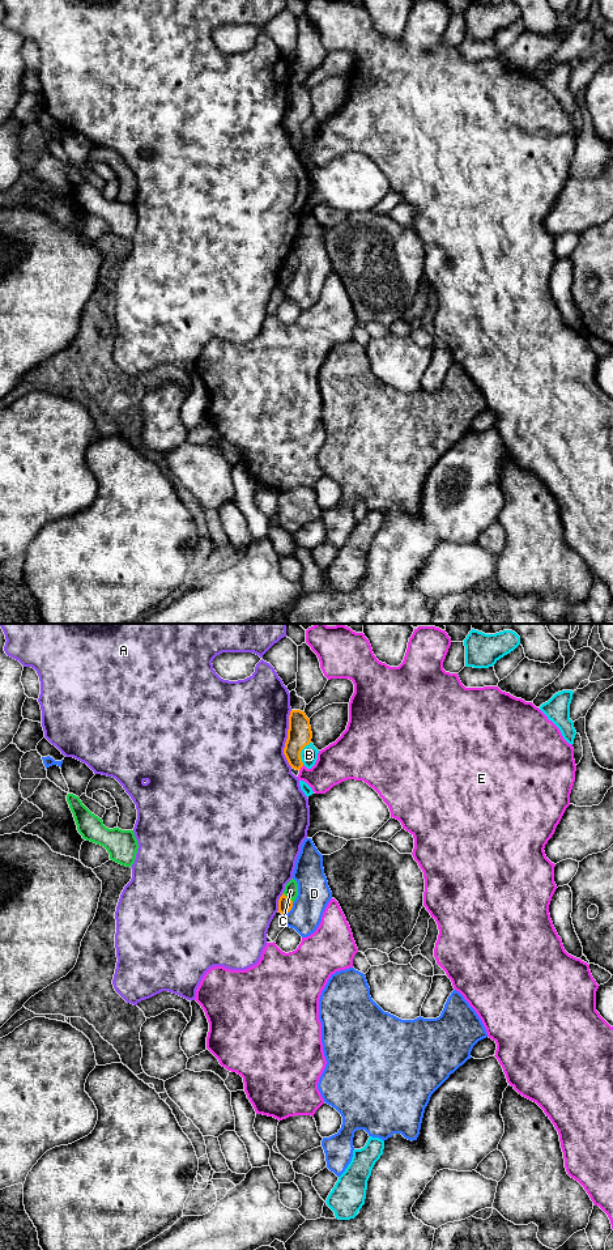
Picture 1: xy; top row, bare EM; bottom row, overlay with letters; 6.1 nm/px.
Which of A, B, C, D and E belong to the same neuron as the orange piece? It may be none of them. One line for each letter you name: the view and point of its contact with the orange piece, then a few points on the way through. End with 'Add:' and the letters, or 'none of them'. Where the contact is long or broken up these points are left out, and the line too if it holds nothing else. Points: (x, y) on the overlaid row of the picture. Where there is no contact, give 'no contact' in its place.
Add: none of them

